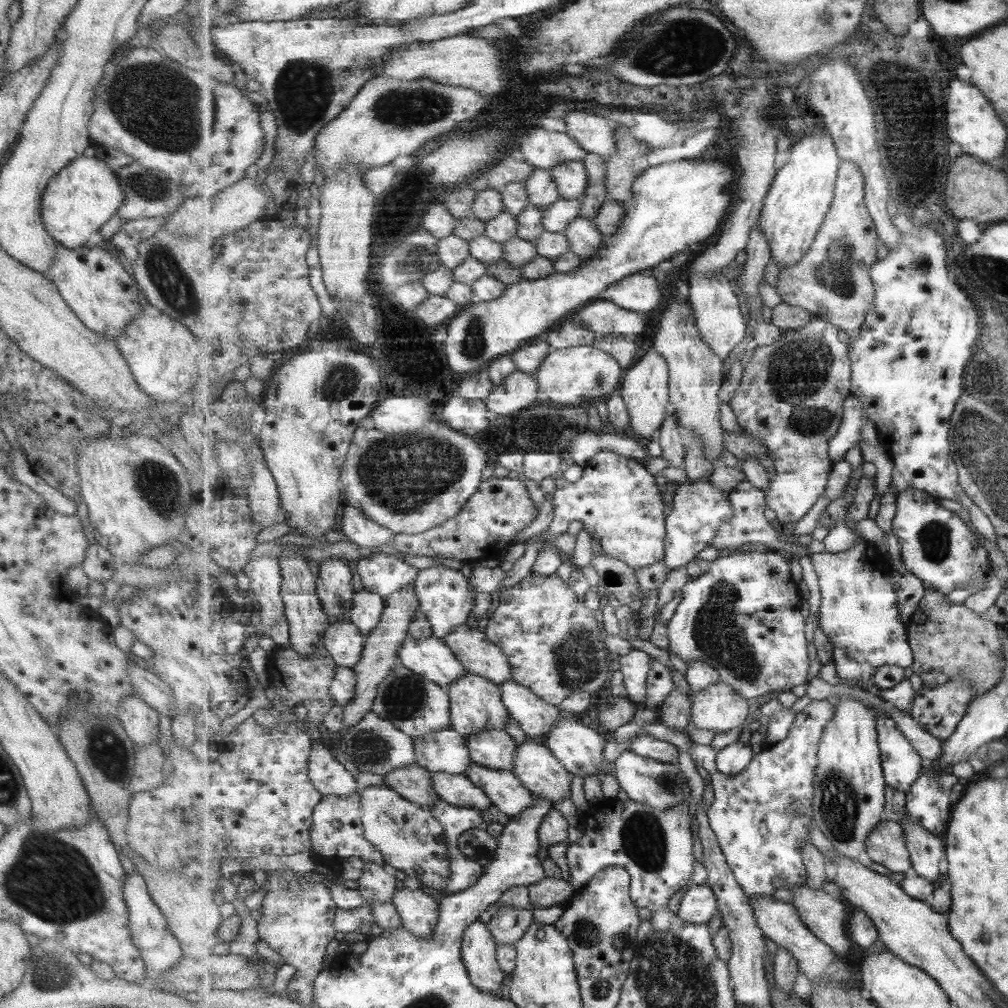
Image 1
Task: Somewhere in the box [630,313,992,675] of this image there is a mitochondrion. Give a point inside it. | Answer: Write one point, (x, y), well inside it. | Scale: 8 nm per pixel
(796, 372)

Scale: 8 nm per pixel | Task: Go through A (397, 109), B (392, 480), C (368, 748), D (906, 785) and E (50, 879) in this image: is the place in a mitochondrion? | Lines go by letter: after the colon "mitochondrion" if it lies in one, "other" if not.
A: mitochondrion
B: mitochondrion
C: mitochondrion
D: other
E: mitochondrion

